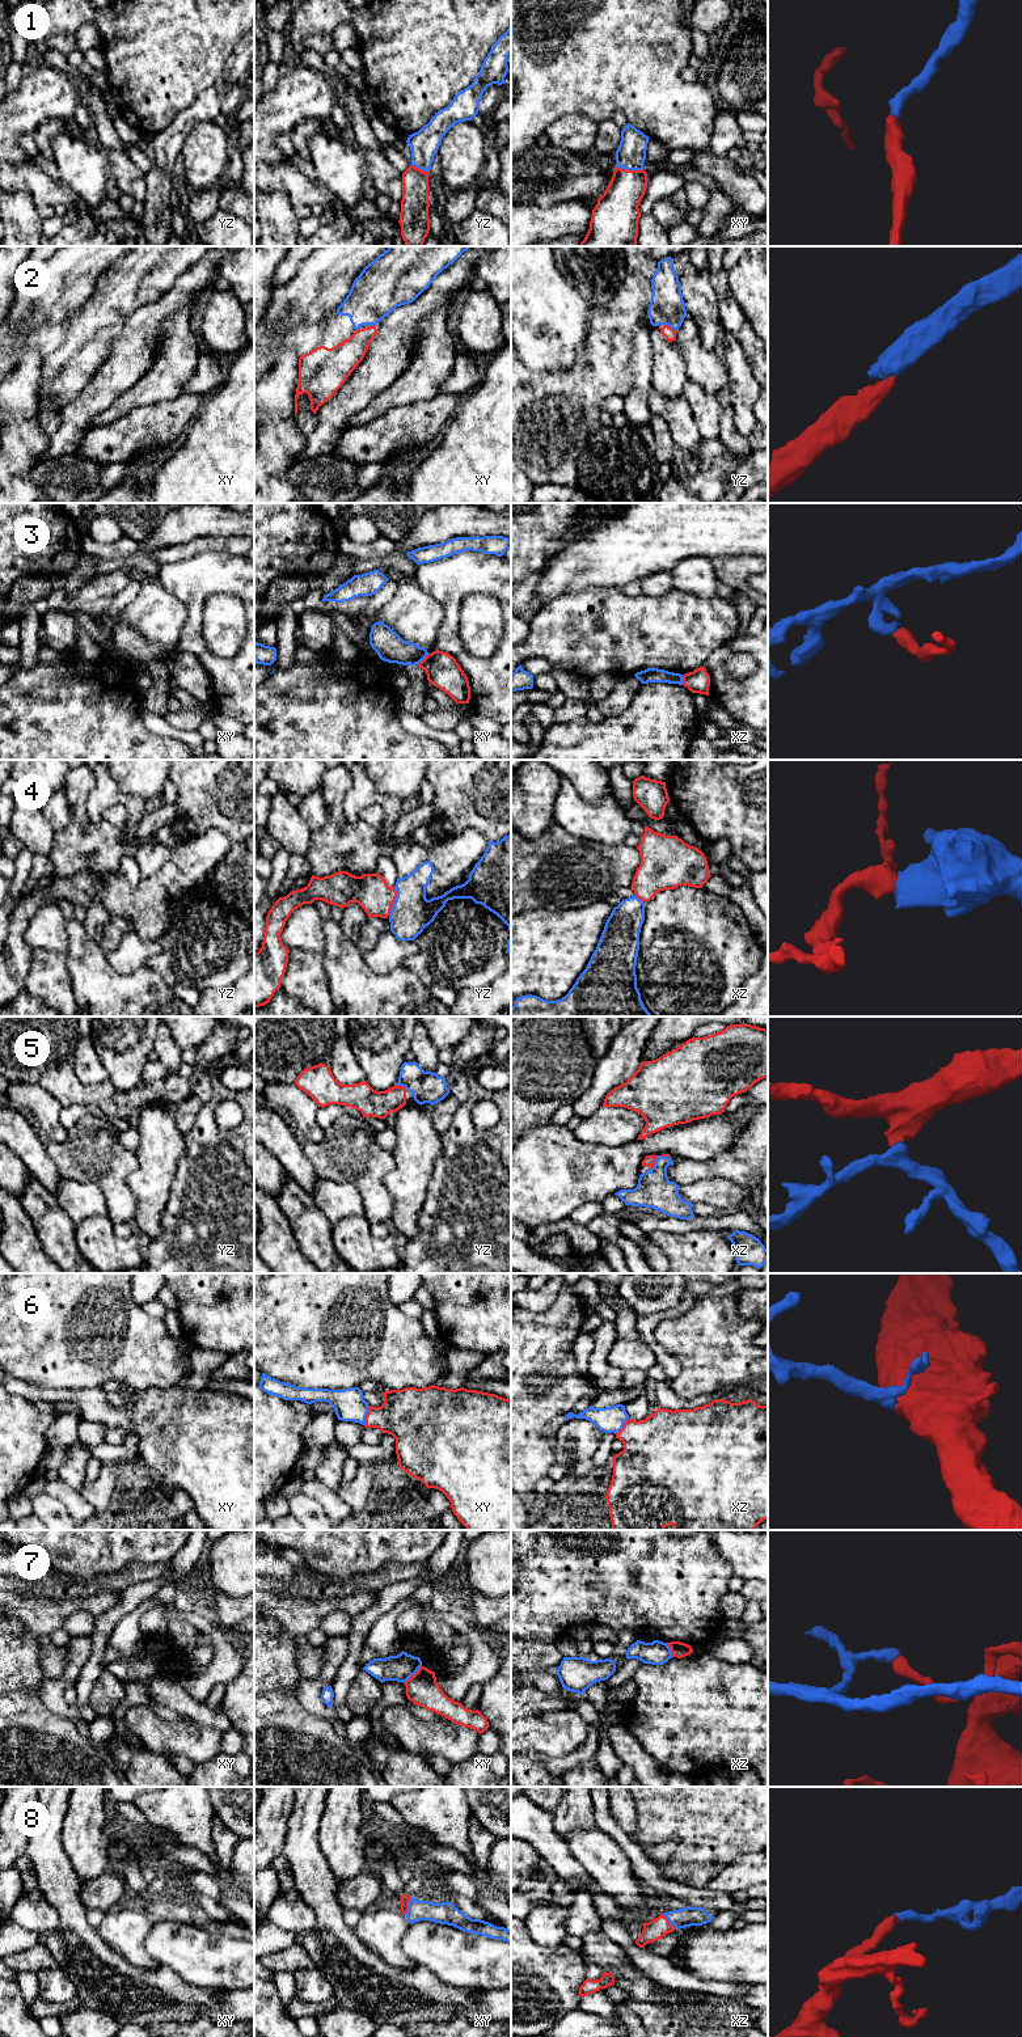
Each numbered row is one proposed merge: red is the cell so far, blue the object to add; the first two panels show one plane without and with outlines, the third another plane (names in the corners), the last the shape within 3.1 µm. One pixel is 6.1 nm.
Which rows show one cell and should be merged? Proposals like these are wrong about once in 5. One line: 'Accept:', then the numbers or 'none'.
Accept: 1, 2, 4, 5, 6, 8

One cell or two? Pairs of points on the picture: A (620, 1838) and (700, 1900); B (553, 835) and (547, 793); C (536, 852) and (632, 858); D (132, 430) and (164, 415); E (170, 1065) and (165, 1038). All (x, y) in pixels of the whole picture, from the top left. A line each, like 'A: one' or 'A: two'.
A: one
B: two
C: one
D: one
E: one

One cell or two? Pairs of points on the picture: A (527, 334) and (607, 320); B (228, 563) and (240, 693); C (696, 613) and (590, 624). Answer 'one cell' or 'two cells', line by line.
A: two cells
B: one cell
C: one cell

